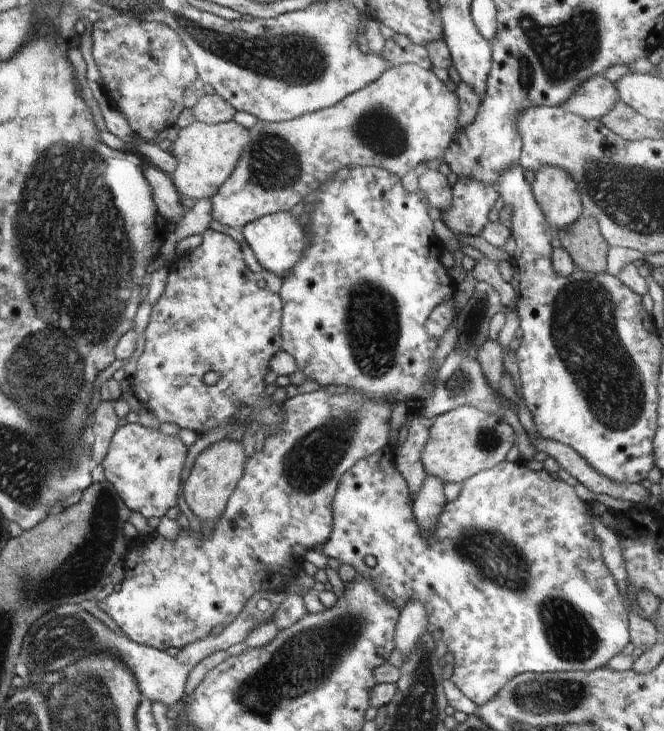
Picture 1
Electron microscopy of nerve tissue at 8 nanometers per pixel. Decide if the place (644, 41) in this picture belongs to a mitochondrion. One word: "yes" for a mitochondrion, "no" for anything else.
no

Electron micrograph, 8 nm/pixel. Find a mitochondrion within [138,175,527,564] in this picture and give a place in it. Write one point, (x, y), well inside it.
(373, 322)

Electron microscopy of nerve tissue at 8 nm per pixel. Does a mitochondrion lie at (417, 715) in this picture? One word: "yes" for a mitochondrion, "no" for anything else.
yes

